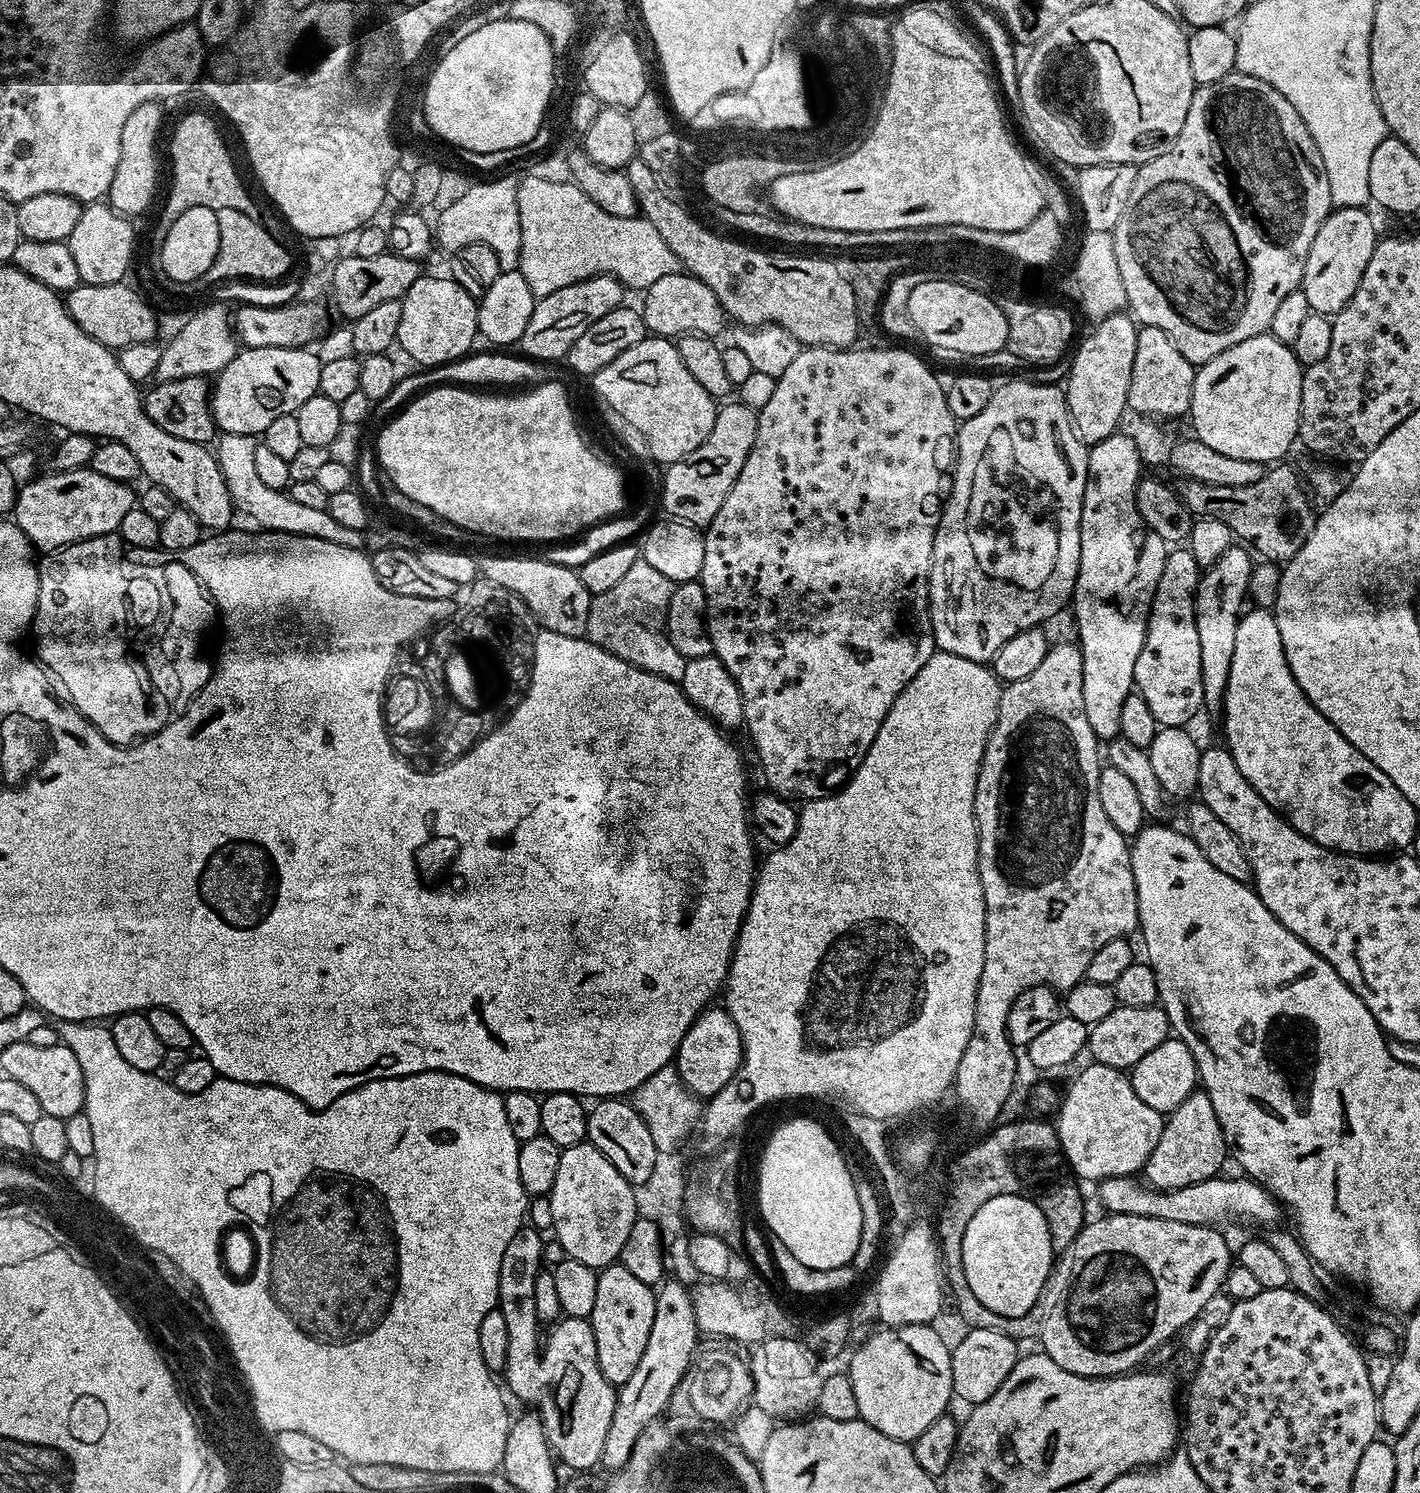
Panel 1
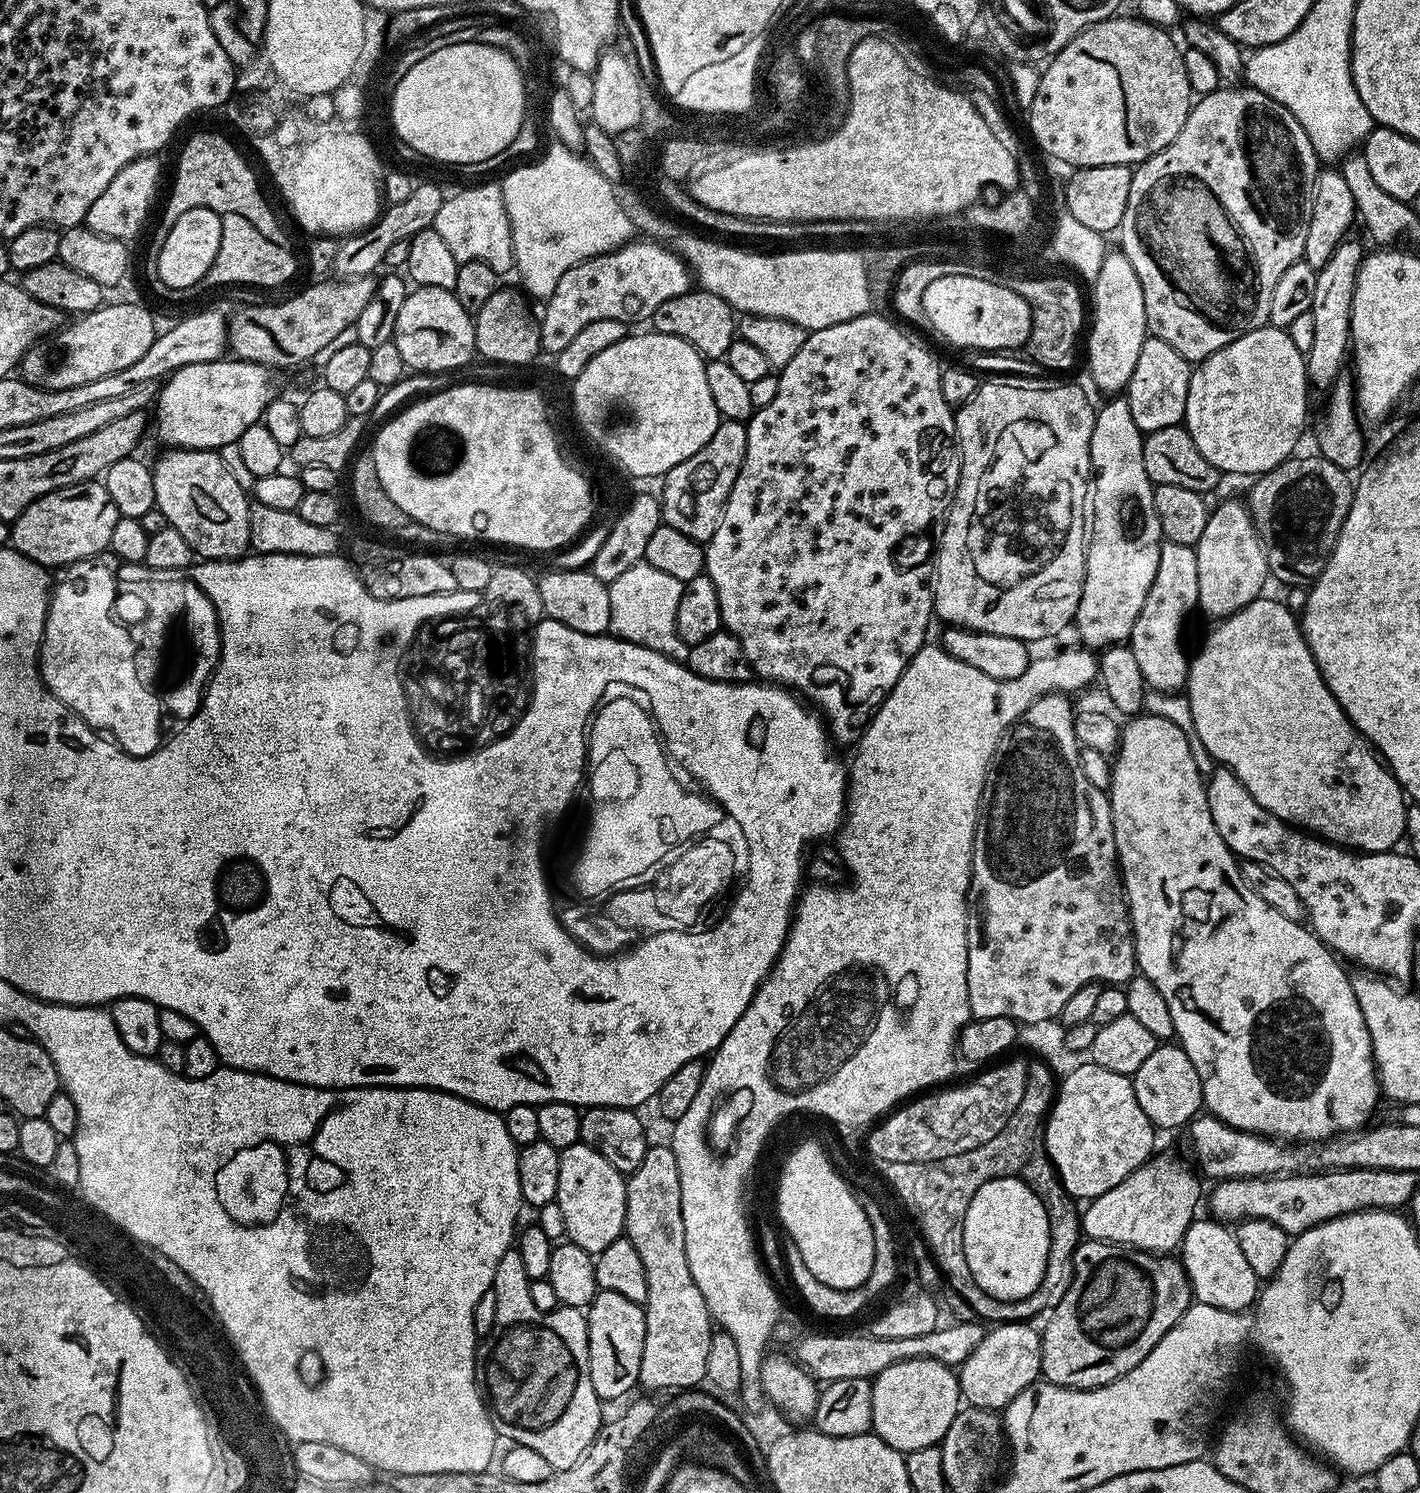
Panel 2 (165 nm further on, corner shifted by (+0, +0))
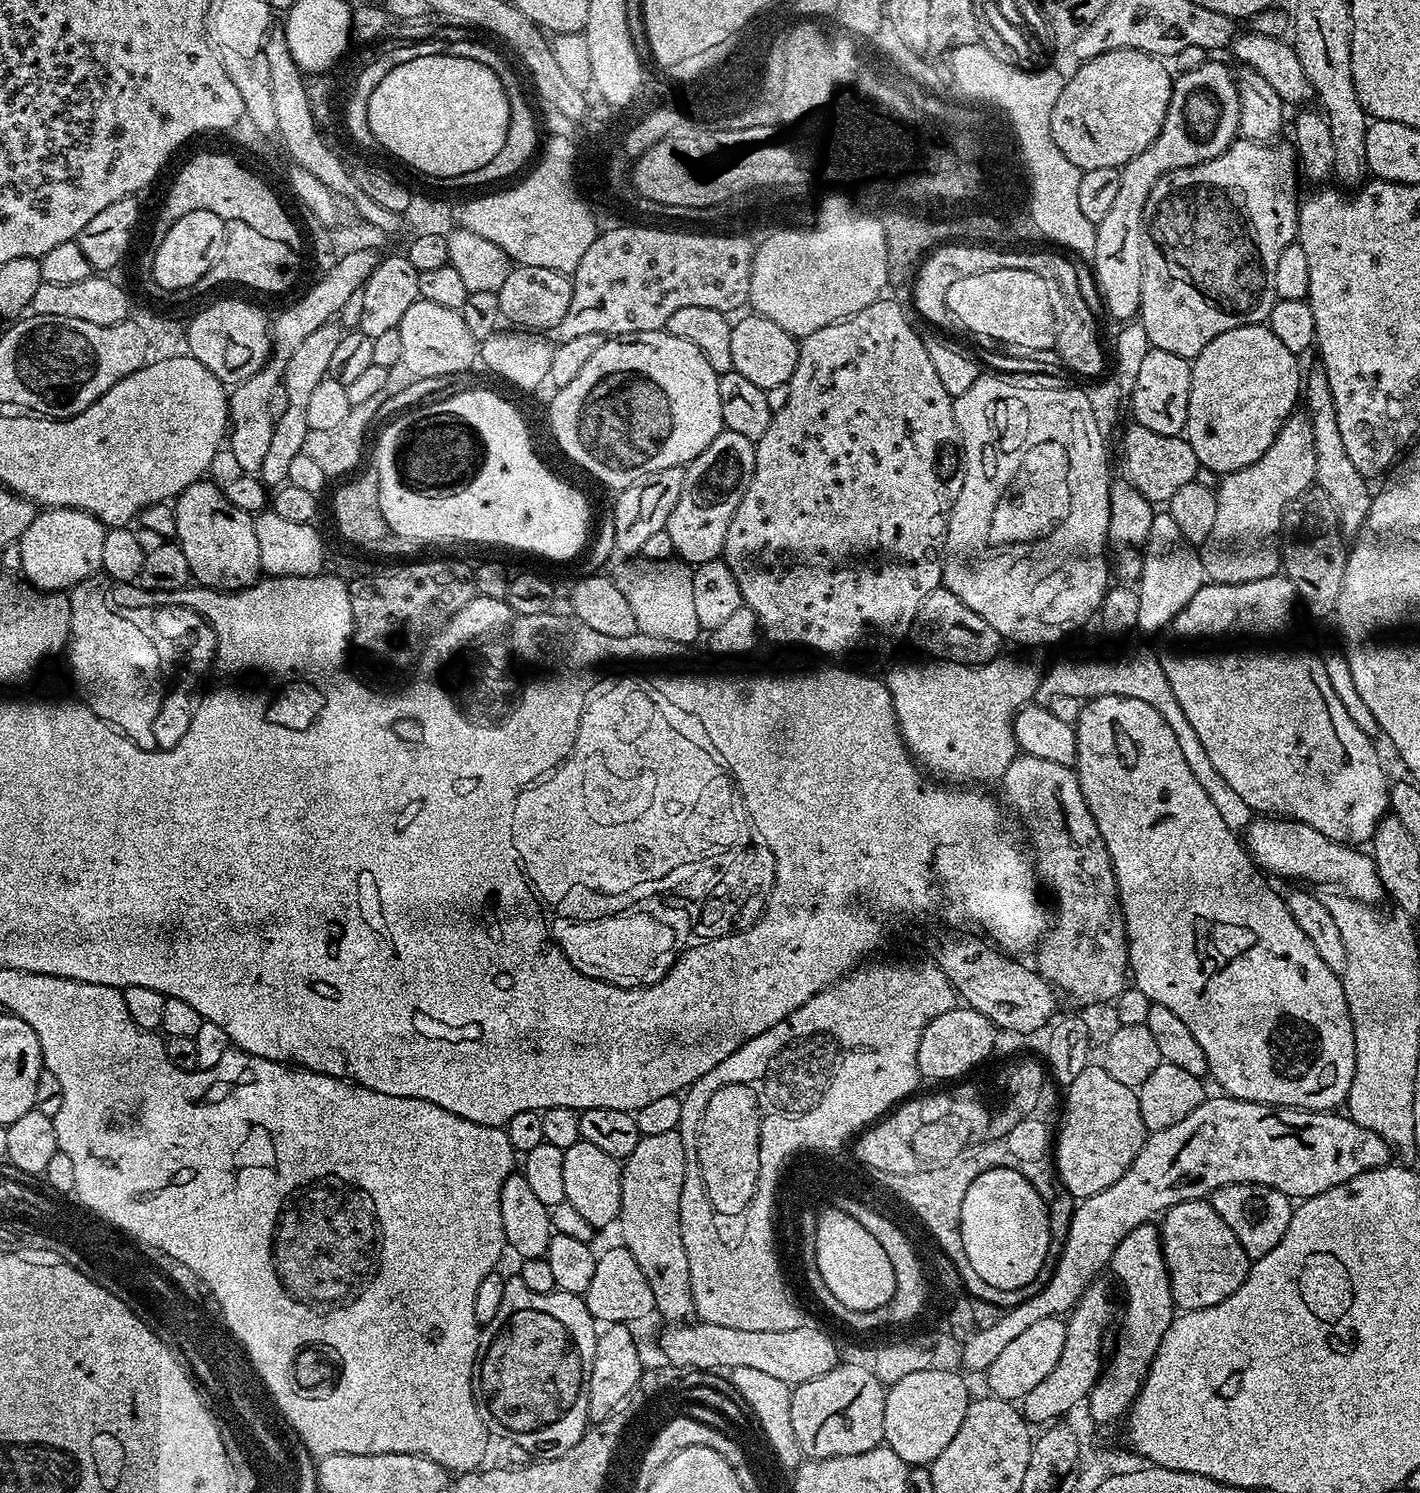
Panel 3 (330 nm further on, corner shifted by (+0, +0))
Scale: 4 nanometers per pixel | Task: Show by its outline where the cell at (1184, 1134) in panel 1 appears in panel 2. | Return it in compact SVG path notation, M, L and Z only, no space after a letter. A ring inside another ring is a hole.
M1153 1155L1140 1168L1135 1168L1125 1180L1118 1182L1114 1190L1106 1190L1098 1198L1094 1198L1082 1212L1082 1232L1085 1237L1120 1244L1123 1248L1136 1248L1140 1252L1153 1254L1172 1254L1181 1247L1182 1238L1186 1234L1188 1225L1197 1219L1196 1185L1201 1177L1195 1171L1188 1172L1188 1168L1176 1156Z

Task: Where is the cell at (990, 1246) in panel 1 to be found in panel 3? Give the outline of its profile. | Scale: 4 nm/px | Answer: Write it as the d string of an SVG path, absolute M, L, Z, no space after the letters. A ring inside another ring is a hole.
M1013 1168L988 1169L974 1182L970 1182L970 1190L966 1190L966 1198L962 1198L962 1218L960 1219L962 1246L966 1250L966 1258L970 1258L970 1266L980 1278L998 1290L1018 1290L1030 1282L1042 1270L1046 1259L1051 1234L1048 1232L1048 1209L1045 1197L1034 1190L1034 1186Z

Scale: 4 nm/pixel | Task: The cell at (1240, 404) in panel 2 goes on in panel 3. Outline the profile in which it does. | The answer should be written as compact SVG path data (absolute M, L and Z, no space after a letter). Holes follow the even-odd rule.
M1267 323L1226 330L1226 334L1218 334L1206 350L1197 354L1196 359L1191 361L1193 374L1186 439L1200 465L1208 466L1219 474L1237 472L1258 462L1258 458L1270 450L1270 442L1274 442L1289 416L1297 411L1302 396L1302 368L1300 372L1300 364L1296 360L1299 360L1297 353L1286 350L1282 341L1268 329Z

